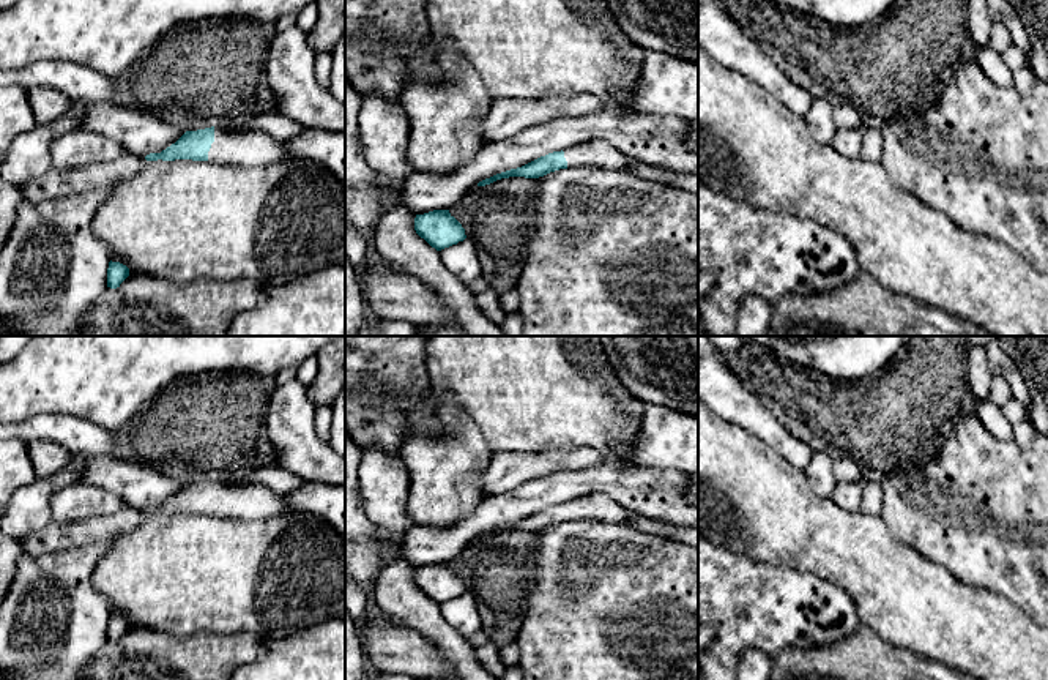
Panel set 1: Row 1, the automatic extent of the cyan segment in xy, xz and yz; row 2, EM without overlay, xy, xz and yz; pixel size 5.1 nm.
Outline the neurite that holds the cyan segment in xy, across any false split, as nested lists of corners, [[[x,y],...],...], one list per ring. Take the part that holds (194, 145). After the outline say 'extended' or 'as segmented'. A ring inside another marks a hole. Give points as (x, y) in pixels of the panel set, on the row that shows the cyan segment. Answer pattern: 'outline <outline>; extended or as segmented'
outline [[[221,126],[186,131],[161,153],[145,156],[147,161],[192,159],[244,167],[266,166],[288,158],[293,156],[284,145],[262,129],[249,128],[246,131],[230,133]]]; extended

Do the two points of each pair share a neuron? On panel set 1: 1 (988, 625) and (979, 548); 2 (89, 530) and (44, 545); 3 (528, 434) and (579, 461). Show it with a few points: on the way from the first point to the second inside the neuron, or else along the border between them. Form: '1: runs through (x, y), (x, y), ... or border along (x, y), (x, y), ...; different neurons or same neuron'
1: border along (951, 571), (966, 584), (1007, 597), (1017, 606); different neurons
2: runs through (78, 534), (55, 537); same neuron
3: border along (596, 450), (576, 447), (563, 452), (522, 453); different neurons

